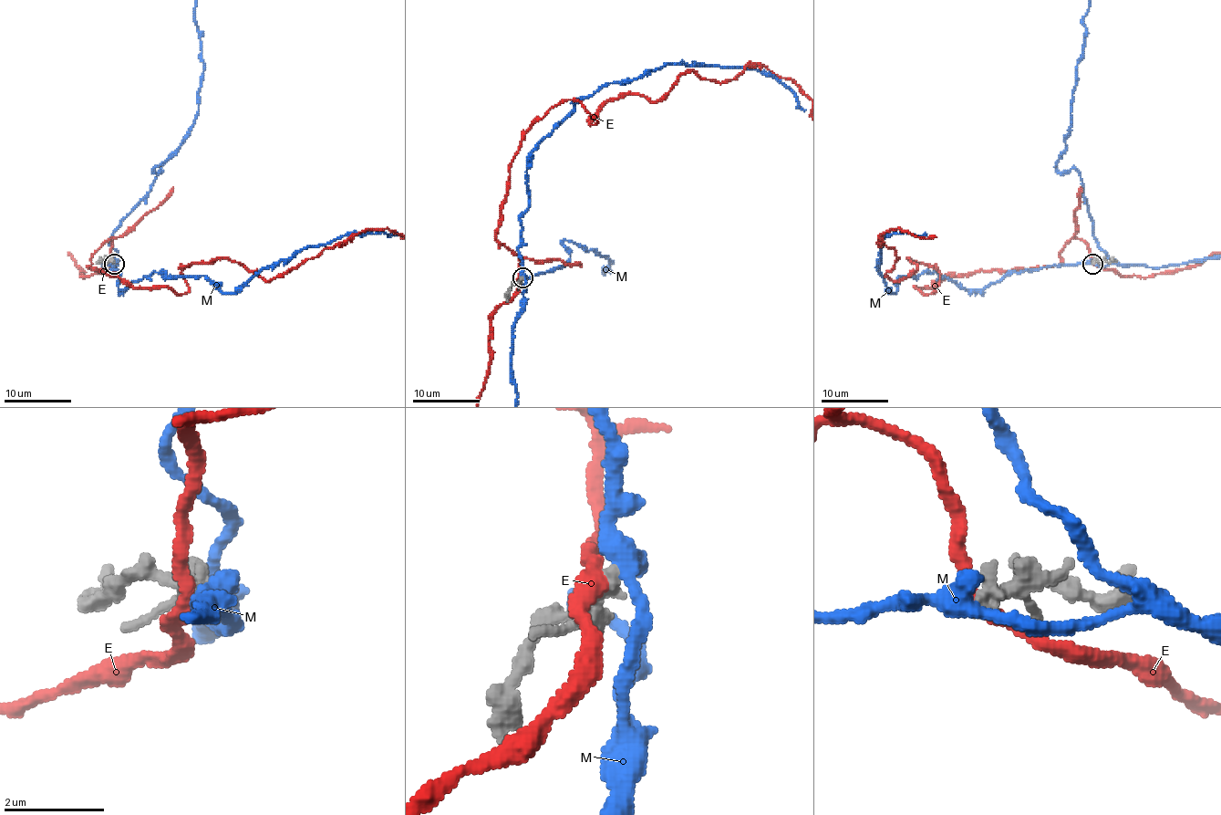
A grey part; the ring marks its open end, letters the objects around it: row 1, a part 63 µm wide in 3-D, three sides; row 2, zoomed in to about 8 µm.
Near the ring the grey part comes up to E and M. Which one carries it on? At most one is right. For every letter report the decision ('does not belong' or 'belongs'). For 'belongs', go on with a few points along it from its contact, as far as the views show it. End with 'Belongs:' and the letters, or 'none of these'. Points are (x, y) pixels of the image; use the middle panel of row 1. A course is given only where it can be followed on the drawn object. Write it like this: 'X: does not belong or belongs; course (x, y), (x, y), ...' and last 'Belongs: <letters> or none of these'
E: does not belong
M: does not belong
Belongs: none of these

